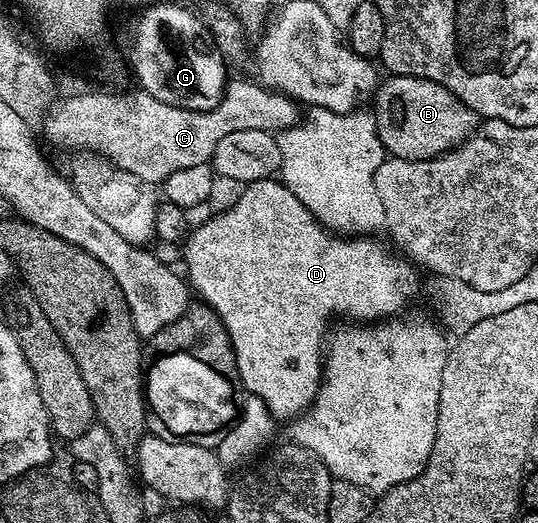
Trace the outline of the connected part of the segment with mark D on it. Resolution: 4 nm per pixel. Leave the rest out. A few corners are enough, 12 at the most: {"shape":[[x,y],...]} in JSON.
{"shape":[[281,180],[182,253],[241,388],[302,416],[333,317],[378,323],[415,262]]}

